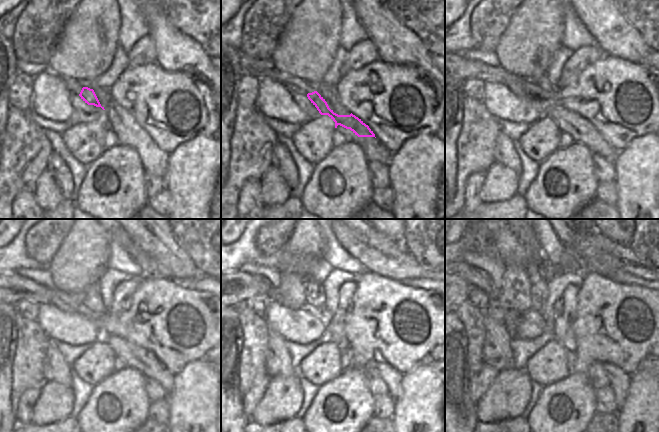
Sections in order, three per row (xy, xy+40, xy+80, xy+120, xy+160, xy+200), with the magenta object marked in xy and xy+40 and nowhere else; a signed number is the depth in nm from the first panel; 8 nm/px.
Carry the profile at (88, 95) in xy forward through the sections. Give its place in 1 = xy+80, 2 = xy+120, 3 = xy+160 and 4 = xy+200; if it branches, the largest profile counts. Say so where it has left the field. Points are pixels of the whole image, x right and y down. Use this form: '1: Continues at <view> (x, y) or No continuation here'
1: Continues at xy+80 (582, 131)
2: Continues at xy+120 (134, 356)
3: Continues at xy+160 (392, 378)
4: Continues at xy+200 (619, 380)

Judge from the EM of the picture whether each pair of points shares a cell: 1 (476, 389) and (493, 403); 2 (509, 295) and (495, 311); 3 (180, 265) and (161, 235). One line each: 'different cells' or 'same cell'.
1: different cells
2: different cells
3: same cell

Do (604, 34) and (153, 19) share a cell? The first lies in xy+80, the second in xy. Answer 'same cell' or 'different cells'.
same cell

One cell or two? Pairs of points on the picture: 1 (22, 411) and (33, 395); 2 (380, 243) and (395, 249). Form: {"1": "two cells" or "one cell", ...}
{"1": "one cell", "2": "one cell"}

